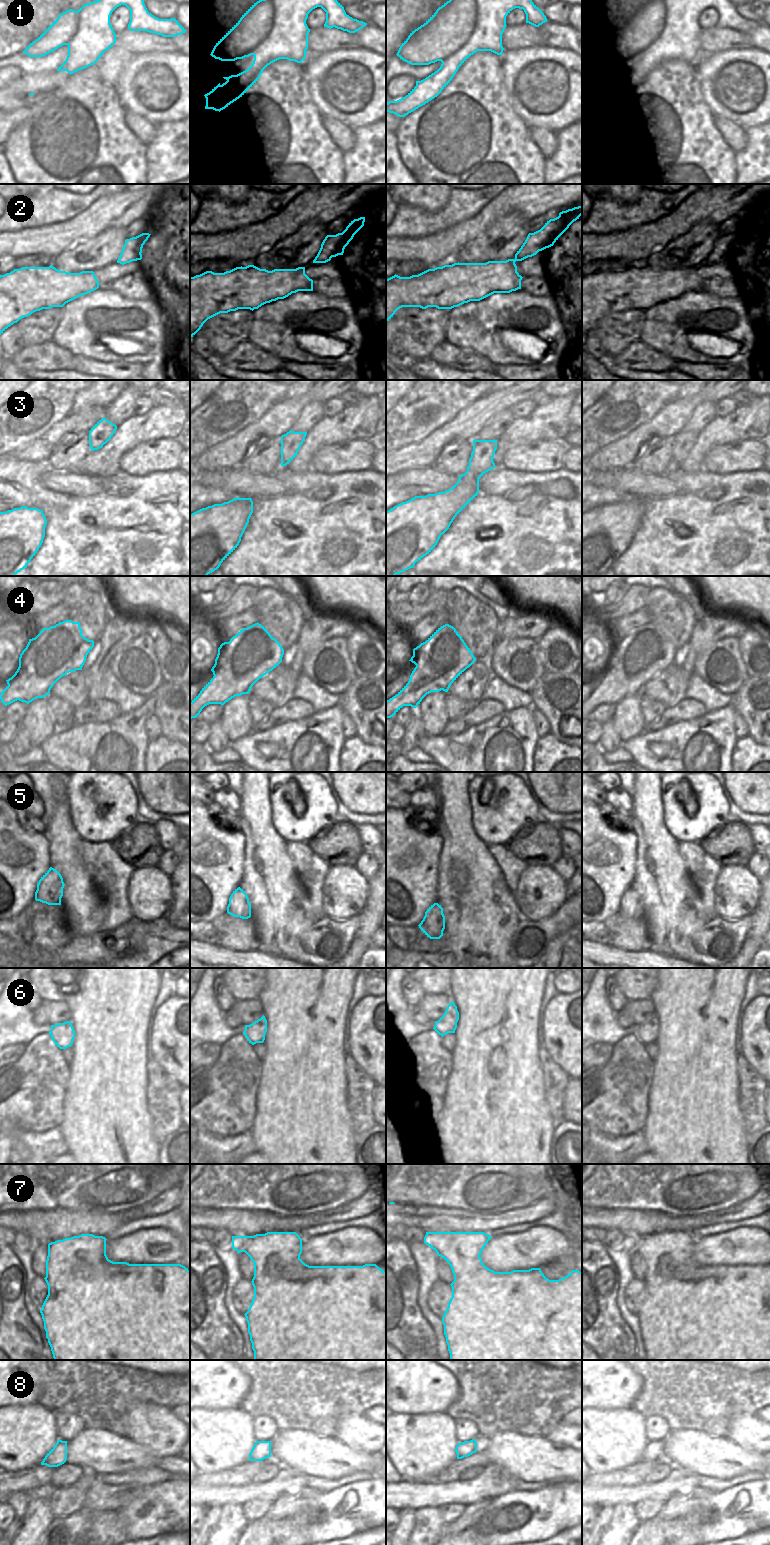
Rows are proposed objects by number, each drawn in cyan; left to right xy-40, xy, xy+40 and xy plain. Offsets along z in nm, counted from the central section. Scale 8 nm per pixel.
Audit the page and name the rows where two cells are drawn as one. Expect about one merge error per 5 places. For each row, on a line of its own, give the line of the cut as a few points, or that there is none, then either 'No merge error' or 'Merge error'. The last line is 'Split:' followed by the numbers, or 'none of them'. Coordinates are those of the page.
1: Split along xy+40 (476, 0), (476, 27), (450, 62), (449, 69). Merge error
2: Split along xy+40 (543, 228), (547, 233), (538, 250). Merge error
3: No split. No merge error
4: No split. No merge error
5: No split. No merge error
6: No split. No merge error
7: No split. No merge error
8: No split. No merge error
Split: 1, 2.

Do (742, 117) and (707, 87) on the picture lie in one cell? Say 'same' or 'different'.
same

